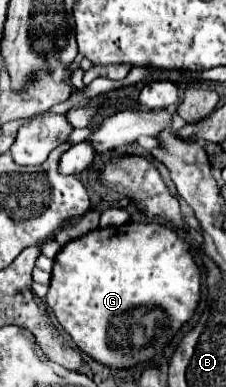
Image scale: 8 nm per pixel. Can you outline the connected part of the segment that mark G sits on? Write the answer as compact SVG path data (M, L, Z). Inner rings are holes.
M126 222L122 226L110 226L110 228L102 228L102 230L98 228L98 230L92 230L92 232L72 240L72 242L68 242L54 258L50 290L46 294L46 304L52 308L60 326L72 336L72 340L78 344L78 348L82 352L86 352L88 356L104 362L106 366L116 366L116 368L130 368L130 366L139 363L140 358L142 358L142 362L150 361L157 351L162 350L174 338L174 334L182 328L182 324L192 318L192 314L198 306L198 300L200 300L200 270L194 264L194 256L190 254L188 244L166 226L138 224L138 222Z

